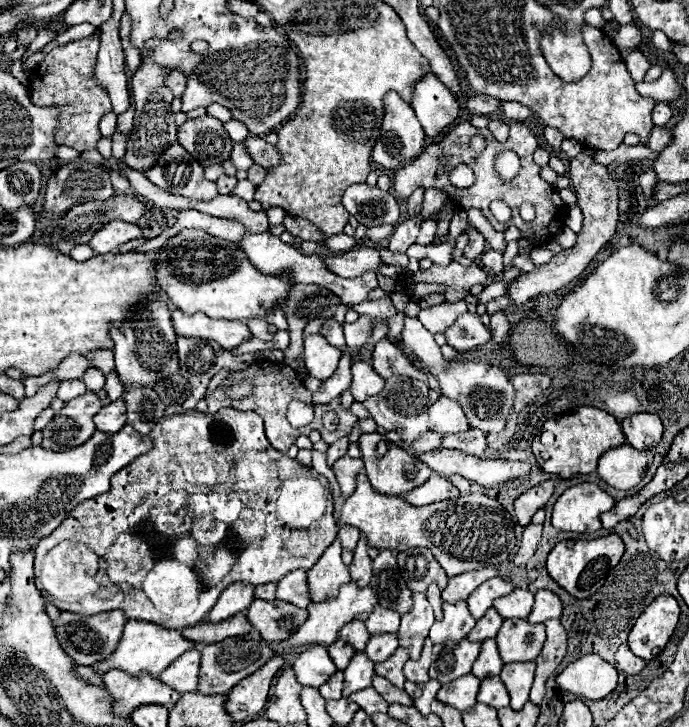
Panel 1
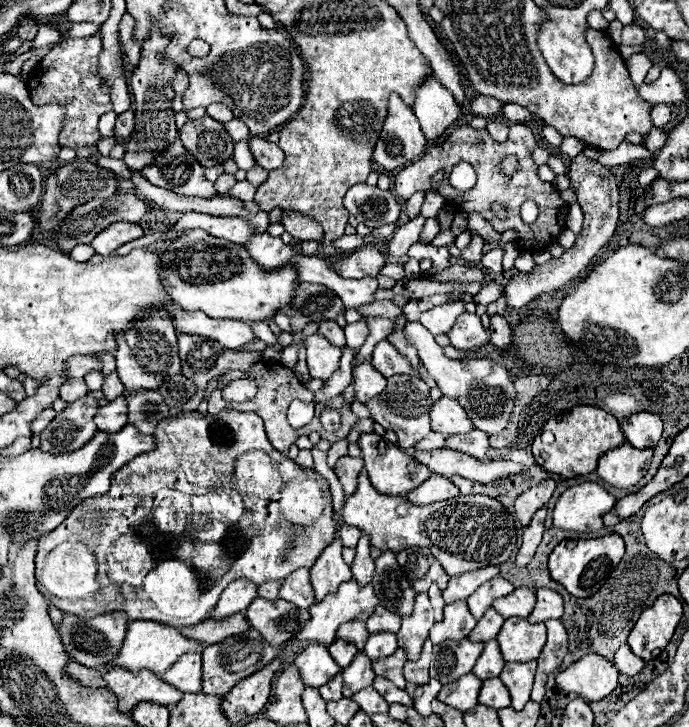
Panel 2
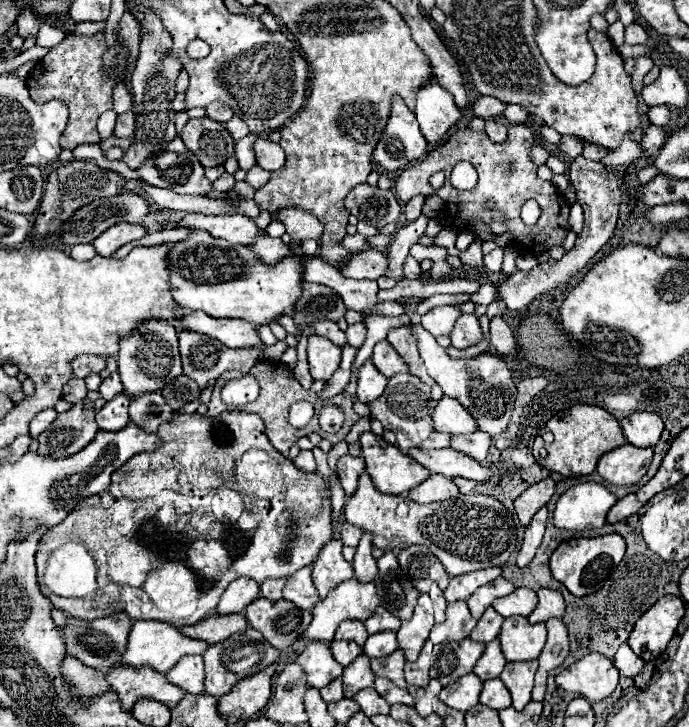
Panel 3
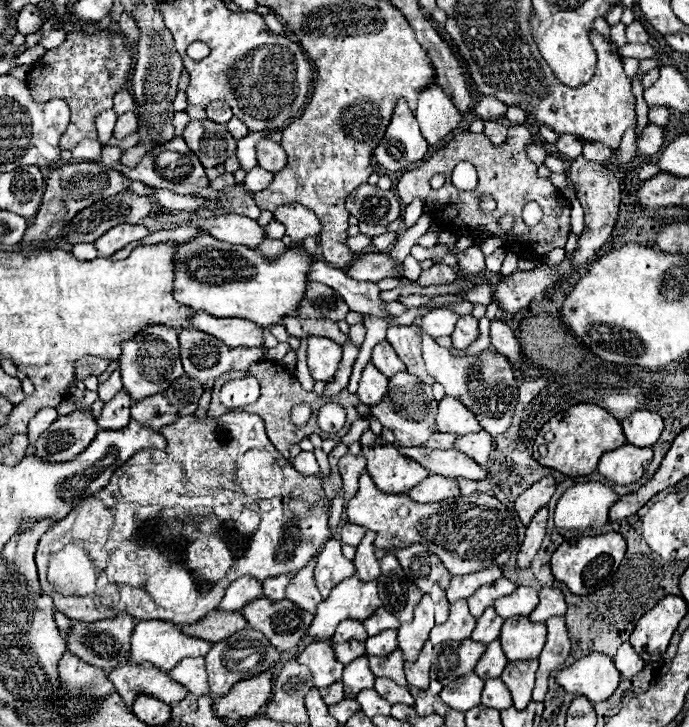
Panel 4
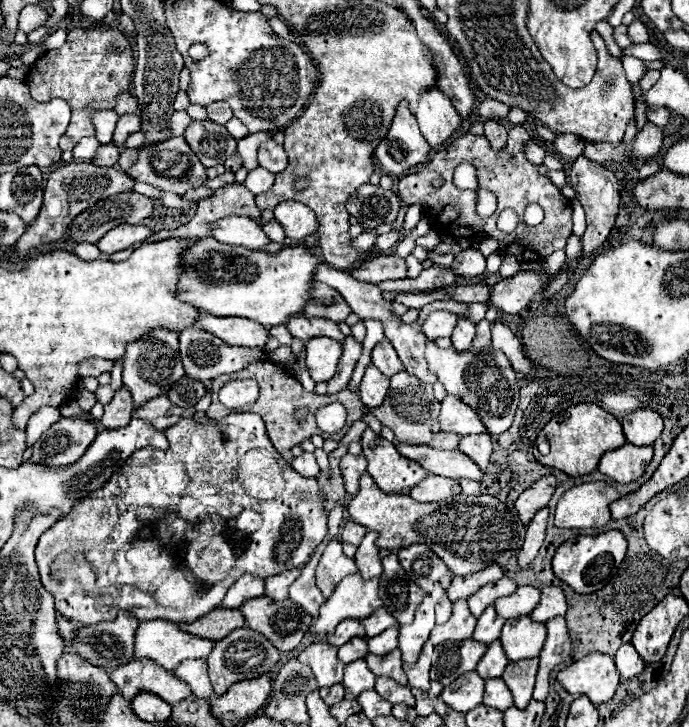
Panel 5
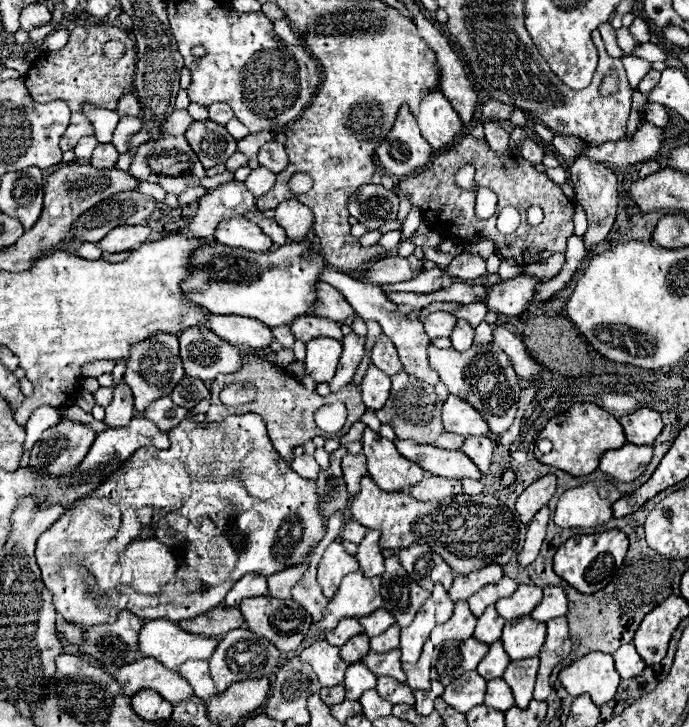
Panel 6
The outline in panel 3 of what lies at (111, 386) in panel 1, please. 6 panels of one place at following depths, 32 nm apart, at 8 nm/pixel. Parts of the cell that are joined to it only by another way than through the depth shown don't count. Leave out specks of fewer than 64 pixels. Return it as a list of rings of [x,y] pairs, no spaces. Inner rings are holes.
[[[112,372],[112,376],[110,376],[110,378],[106,378],[106,380],[100,384],[100,390],[98,390],[98,392],[102,394],[102,400],[106,400],[106,402],[108,402],[108,400],[112,400],[116,394],[124,392],[118,372]]]

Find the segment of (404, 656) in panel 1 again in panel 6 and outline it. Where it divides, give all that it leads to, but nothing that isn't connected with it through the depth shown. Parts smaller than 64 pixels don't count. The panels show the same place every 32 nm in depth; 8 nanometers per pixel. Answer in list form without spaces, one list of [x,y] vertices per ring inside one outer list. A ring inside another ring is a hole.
[[[390,650],[384,654],[368,654],[360,660],[364,666],[368,666],[378,678],[380,676],[390,676],[396,678],[398,682],[406,682],[406,674],[400,668],[400,650]]]

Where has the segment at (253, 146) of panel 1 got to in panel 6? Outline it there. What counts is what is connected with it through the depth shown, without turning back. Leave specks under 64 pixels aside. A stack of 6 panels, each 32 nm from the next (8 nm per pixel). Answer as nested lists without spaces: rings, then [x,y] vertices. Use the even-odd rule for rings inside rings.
[[[266,142],[260,152],[258,152],[258,162],[260,166],[272,170],[272,172],[280,172],[284,170],[284,166],[288,164],[288,156],[286,156],[286,148],[280,142]]]

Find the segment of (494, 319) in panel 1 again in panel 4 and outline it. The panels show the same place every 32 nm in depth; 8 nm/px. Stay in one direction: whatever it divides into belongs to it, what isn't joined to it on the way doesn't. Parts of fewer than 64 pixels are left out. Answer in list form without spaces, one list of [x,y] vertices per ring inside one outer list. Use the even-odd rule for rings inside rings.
[[[492,320],[490,336],[492,336],[492,346],[498,352],[502,352],[512,362],[512,366],[516,366],[516,368],[526,366],[526,360],[524,360],[522,350],[520,350],[520,342],[516,340],[510,326],[506,326],[502,320]]]

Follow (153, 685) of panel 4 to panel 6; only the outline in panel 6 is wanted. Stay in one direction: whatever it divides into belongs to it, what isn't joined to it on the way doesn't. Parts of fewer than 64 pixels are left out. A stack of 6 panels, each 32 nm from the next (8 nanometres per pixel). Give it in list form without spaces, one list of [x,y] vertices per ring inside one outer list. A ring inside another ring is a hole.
[[[142,658],[134,664],[122,666],[116,670],[114,678],[122,684],[128,698],[140,688],[158,690],[172,704],[194,696],[192,686],[178,674],[178,670],[170,670],[154,658]]]

